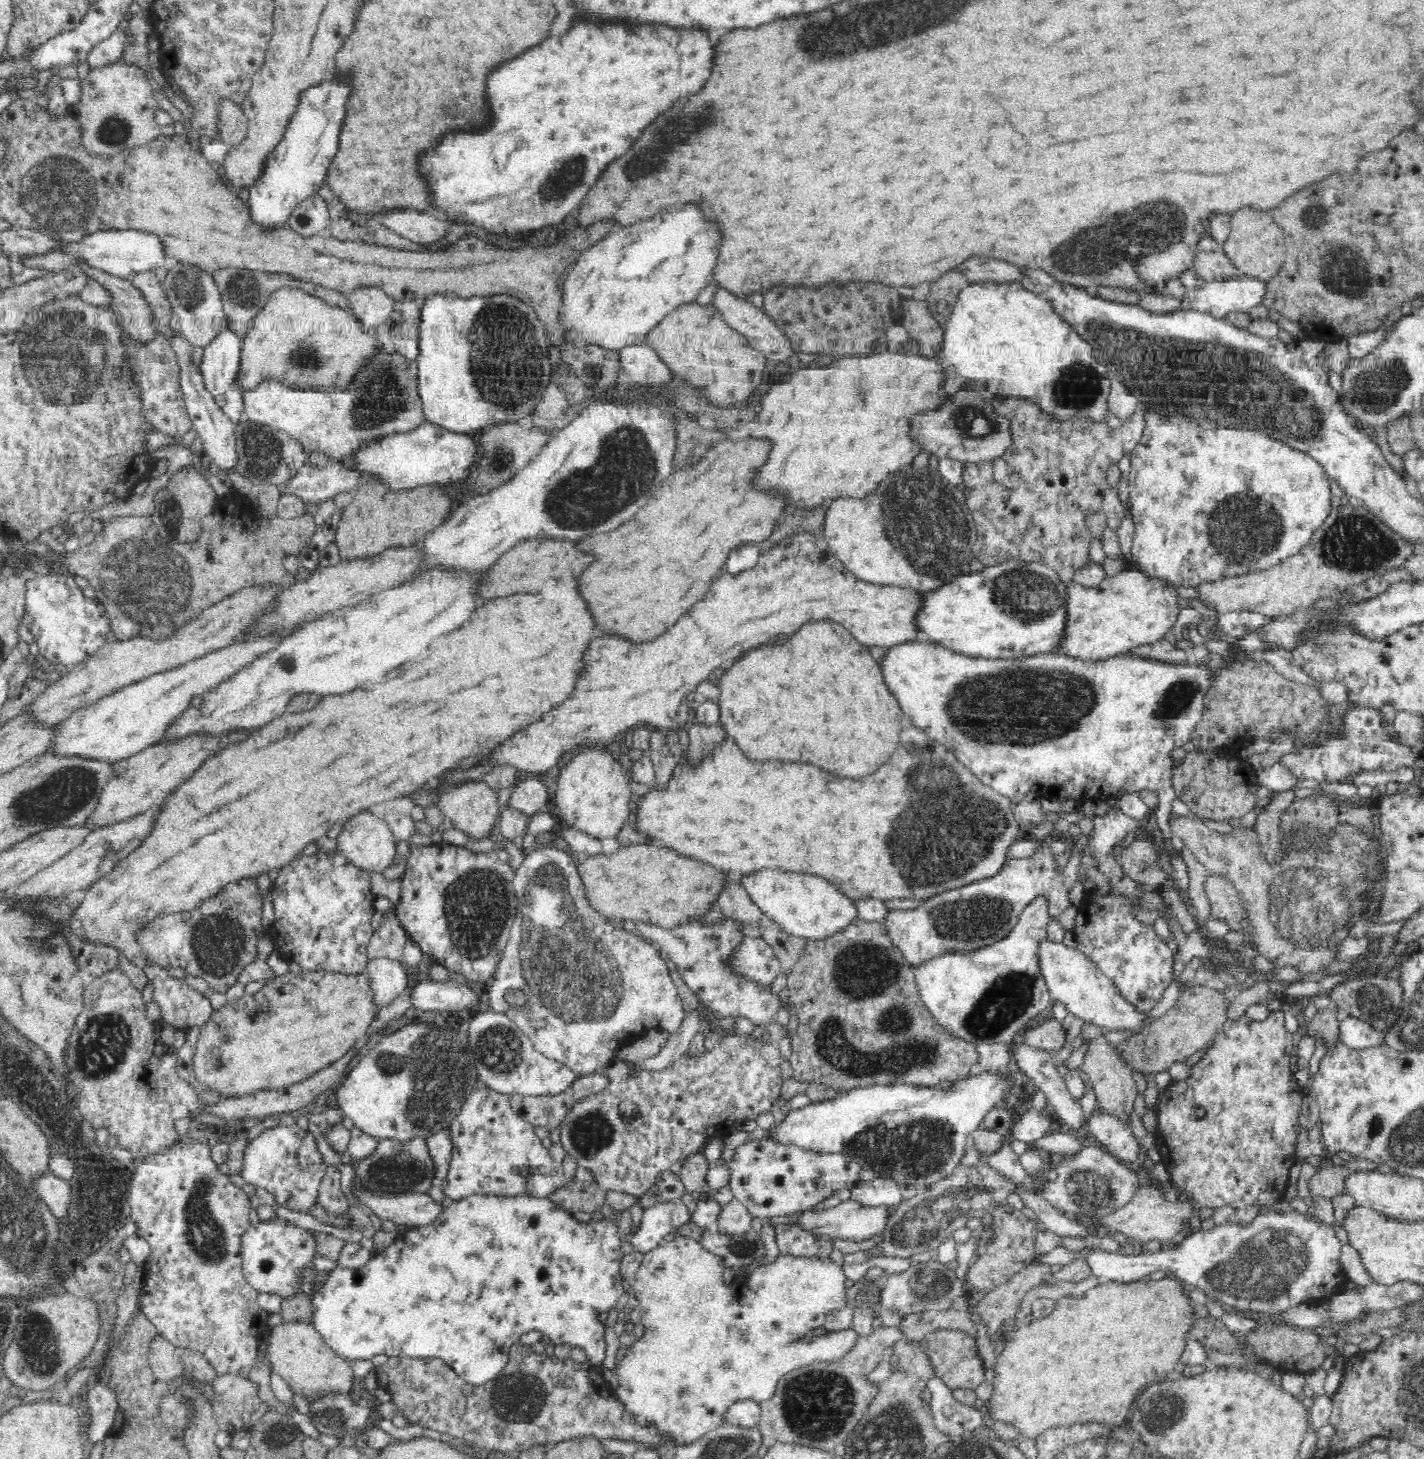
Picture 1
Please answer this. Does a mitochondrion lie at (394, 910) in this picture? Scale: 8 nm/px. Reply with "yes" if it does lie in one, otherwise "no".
no

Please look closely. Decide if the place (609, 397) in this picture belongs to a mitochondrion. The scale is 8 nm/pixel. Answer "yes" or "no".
no

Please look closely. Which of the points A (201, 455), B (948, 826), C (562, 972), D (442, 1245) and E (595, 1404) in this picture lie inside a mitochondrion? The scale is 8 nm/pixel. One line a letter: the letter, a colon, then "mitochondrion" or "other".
A: other
B: mitochondrion
C: mitochondrion
D: other
E: other

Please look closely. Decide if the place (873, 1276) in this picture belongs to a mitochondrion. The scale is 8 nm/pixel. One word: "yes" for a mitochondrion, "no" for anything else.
no

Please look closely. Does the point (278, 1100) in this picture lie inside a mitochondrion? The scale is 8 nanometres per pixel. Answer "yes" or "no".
no

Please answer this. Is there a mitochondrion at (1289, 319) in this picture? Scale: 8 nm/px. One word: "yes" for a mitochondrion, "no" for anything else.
no

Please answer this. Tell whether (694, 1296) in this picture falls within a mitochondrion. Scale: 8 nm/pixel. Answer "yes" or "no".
no

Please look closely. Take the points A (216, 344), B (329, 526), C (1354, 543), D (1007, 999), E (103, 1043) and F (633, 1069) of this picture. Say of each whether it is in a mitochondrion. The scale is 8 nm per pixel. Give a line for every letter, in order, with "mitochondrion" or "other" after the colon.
A: other
B: other
C: mitochondrion
D: mitochondrion
E: mitochondrion
F: other

